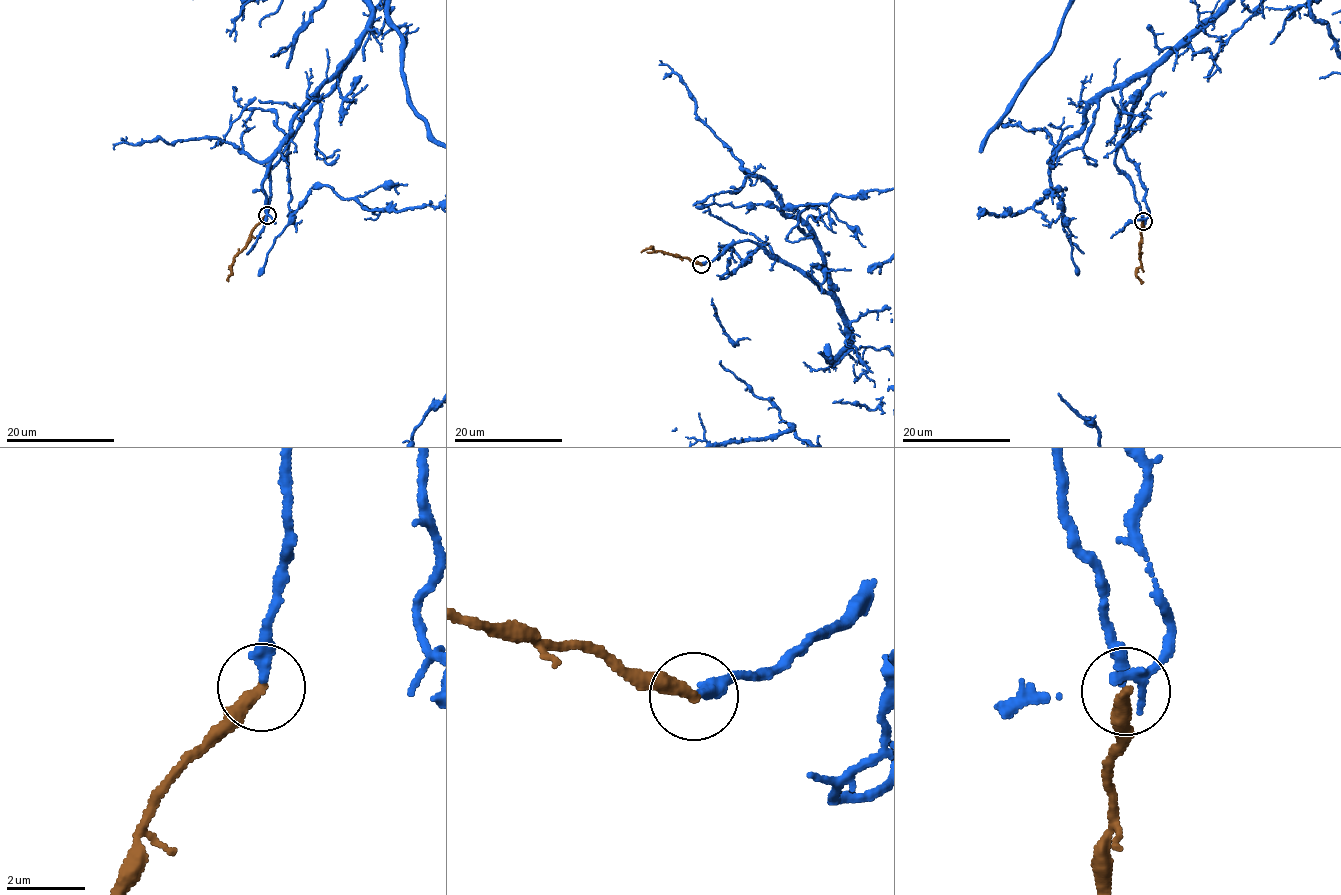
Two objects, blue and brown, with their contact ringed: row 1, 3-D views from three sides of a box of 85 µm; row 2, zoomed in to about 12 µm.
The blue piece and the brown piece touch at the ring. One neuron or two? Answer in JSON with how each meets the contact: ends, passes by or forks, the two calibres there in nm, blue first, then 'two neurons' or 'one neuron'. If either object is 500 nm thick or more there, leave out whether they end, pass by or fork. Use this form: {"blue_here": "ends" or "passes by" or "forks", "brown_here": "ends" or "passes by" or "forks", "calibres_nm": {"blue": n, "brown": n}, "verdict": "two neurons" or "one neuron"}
{"blue_here": "ends", "brown_here": "ends", "calibres_nm": {"blue": 320, "brown": 360}, "verdict": "one neuron"}

